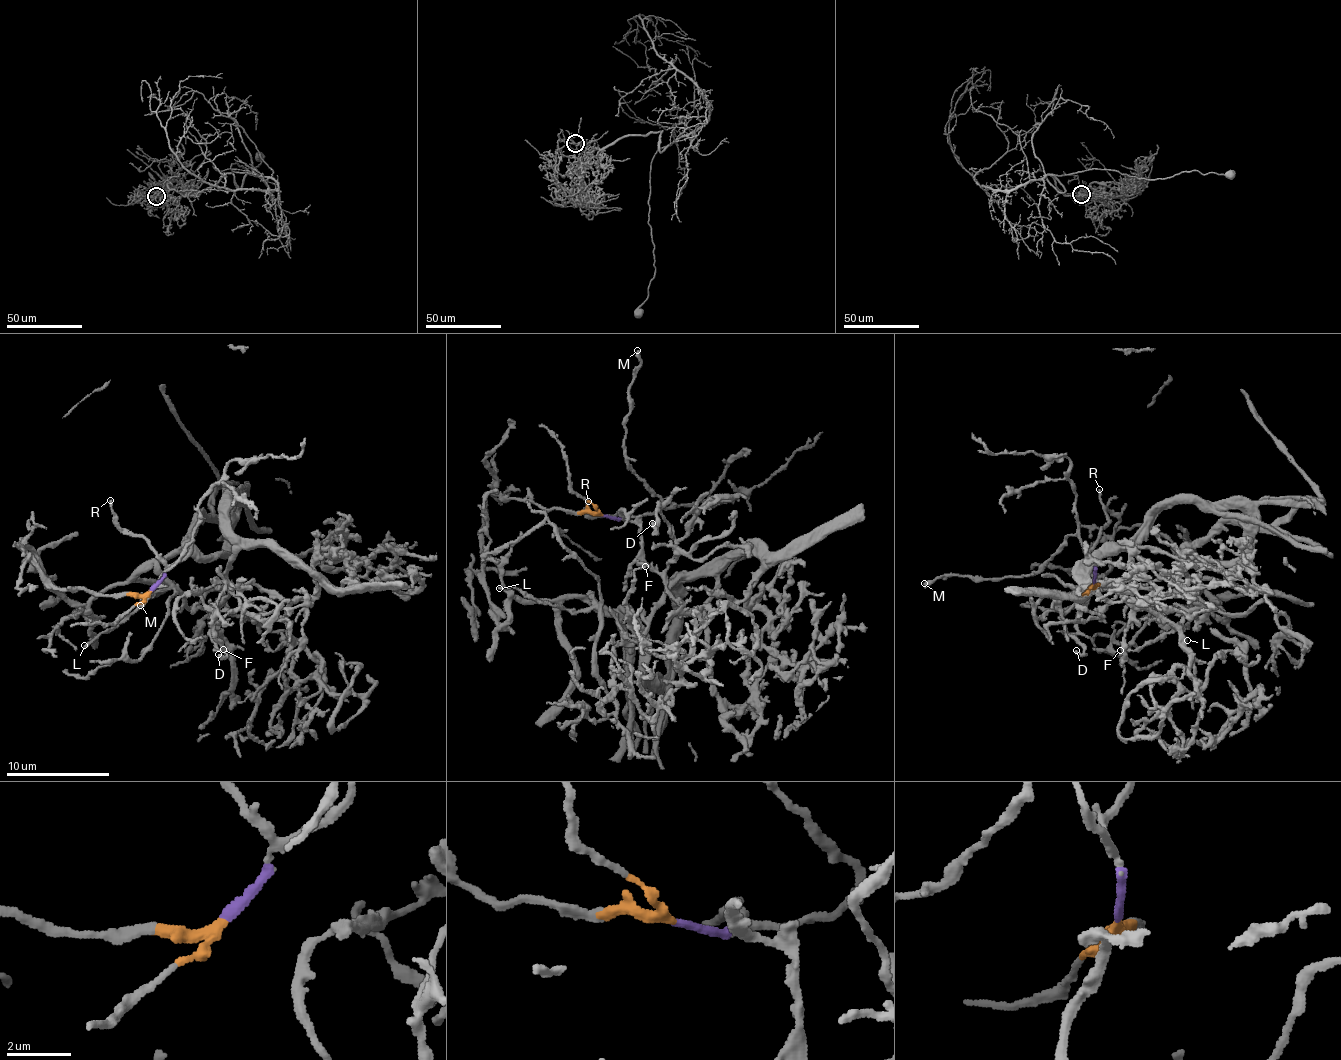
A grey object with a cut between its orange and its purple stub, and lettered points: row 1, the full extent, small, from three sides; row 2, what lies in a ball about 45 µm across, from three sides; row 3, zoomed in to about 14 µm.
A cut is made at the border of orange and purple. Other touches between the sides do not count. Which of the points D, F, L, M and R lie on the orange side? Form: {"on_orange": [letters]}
{"on_orange": ["D", "F", "L"]}

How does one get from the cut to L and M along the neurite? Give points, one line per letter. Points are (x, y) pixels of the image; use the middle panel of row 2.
L: (602, 516), (486, 496), (481, 574), (501, 624), (521, 597), (587, 594), (592, 603), (568, 611), (498, 588)
M: (602, 516), (647, 516), (660, 505), (627, 461), (623, 444), (628, 385), (639, 362), (636, 350)

